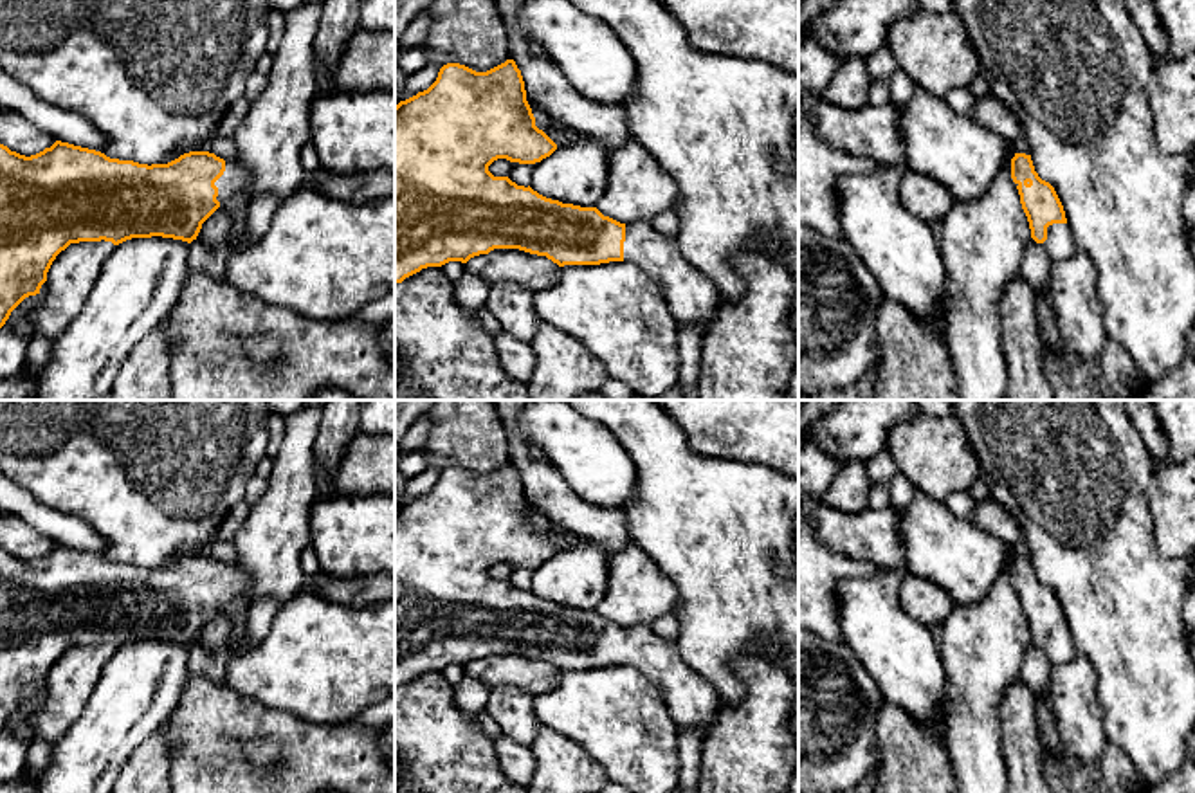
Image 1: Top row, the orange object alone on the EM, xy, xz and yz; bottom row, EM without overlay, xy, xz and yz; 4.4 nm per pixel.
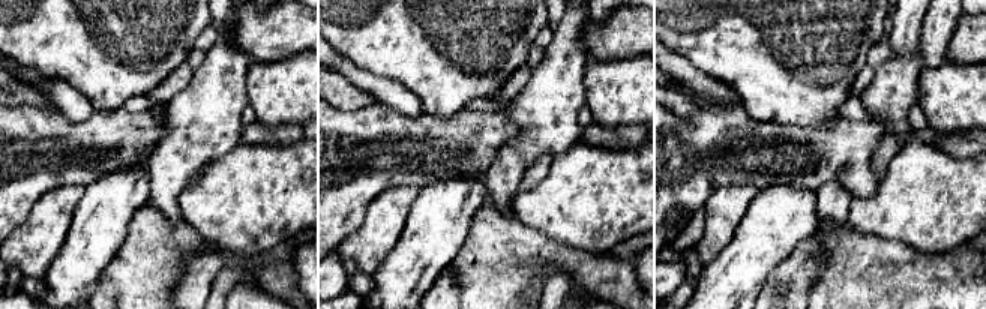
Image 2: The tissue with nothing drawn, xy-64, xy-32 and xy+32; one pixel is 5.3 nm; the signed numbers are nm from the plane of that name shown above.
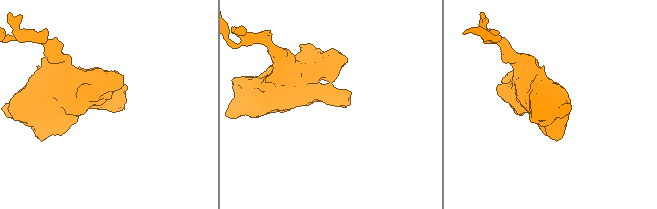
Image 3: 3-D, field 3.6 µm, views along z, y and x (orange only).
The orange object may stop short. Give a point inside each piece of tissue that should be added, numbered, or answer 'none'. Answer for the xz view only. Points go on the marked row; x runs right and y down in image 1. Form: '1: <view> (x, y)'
1: xz (693, 298)

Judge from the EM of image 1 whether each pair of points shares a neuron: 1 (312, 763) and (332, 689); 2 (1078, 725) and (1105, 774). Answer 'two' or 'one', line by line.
1: two
2: two

